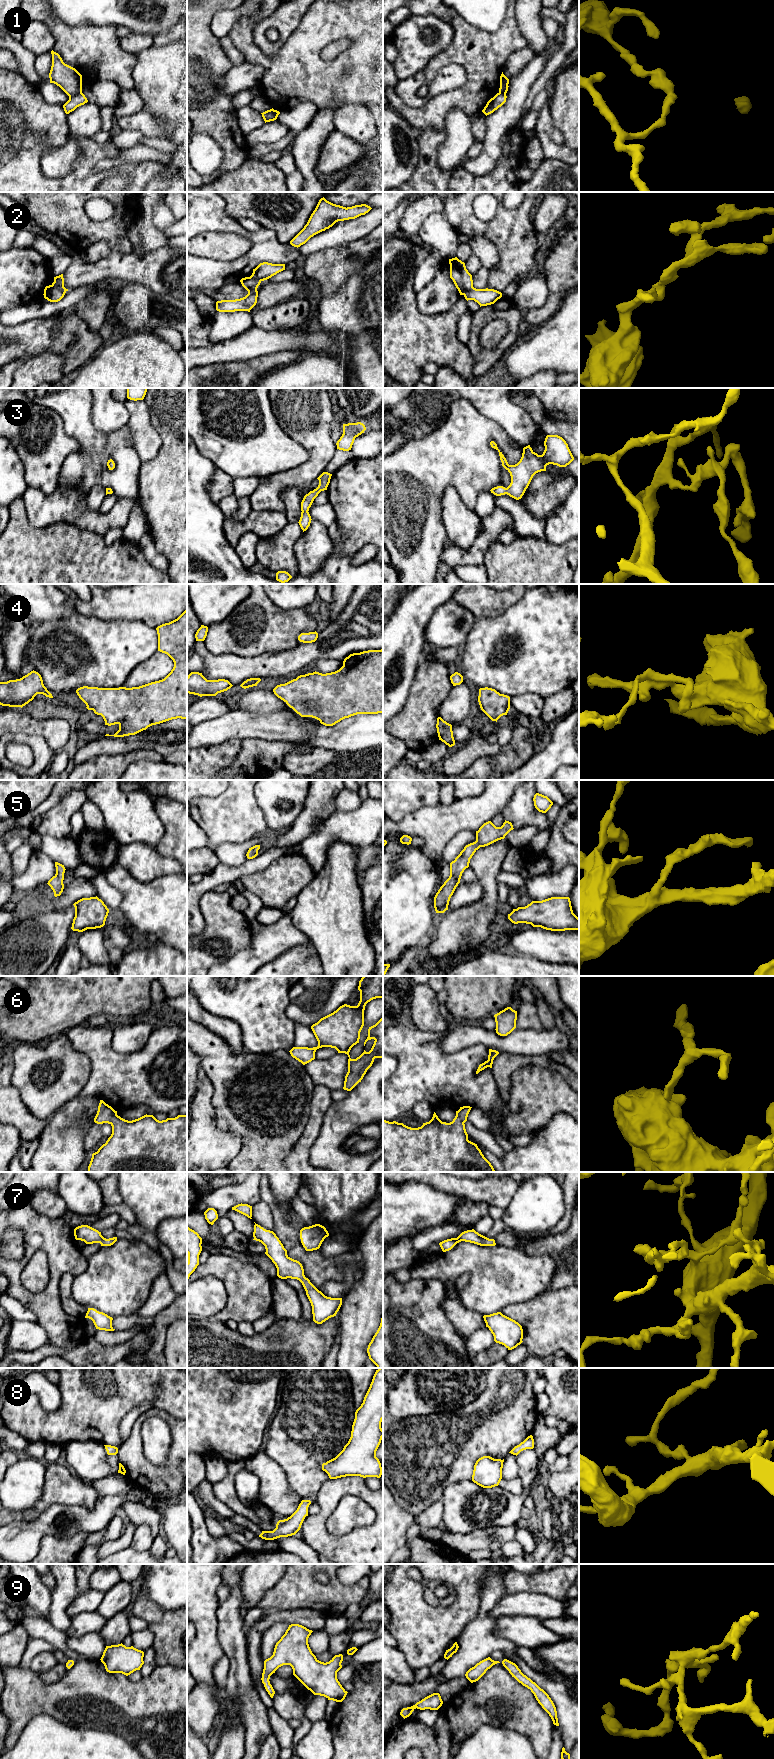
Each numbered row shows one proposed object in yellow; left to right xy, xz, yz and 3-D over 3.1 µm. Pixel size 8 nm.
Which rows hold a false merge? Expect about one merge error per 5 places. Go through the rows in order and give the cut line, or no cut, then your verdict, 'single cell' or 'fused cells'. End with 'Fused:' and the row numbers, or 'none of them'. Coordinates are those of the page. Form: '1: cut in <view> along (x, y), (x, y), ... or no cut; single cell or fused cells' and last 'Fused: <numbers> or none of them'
1: cut in xy along (81, 91), (69, 97); fused cells
2: cut in xy along (50, 285), (60, 287), (65, 291); fused cells
3: no cut; single cell
4: no cut; single cell
5: no cut; single cell
6: no cut; single cell
7: no cut; single cell
8: no cut; single cell
9: no cut; single cell
Fused: 1, 2

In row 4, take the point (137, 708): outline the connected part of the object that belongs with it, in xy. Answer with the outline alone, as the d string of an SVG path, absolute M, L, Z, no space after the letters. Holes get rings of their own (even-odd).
M187 609L177 619L158 626L156 630L158 634L158 651L167 654L174 662L173 669L164 679L132 688L83 686L76 690L79 698L86 704L86 708L93 710L97 715L101 715L105 725L119 725L119 730L114 735L106 734L105 736L124 737L135 735L152 725L177 718L187 719Z

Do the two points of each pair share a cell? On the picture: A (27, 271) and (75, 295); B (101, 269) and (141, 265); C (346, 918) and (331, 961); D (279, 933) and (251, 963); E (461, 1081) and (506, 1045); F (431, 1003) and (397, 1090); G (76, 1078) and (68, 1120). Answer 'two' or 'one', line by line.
A: two
B: one
C: one
D: one
E: two
F: two
G: two

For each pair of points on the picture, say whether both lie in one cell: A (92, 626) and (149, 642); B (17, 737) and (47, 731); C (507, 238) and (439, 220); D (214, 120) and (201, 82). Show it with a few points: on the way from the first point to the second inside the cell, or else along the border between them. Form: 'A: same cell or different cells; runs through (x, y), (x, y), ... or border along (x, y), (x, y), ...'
A: same cell; runs through (106, 640), (108, 642), (135, 642)
B: different cells; border along (10, 731), (40, 735), (49, 747)
C: different cells; border along (442, 213), (456, 229)
D: same cell; runs through (205, 111), (201, 106), (201, 91)

